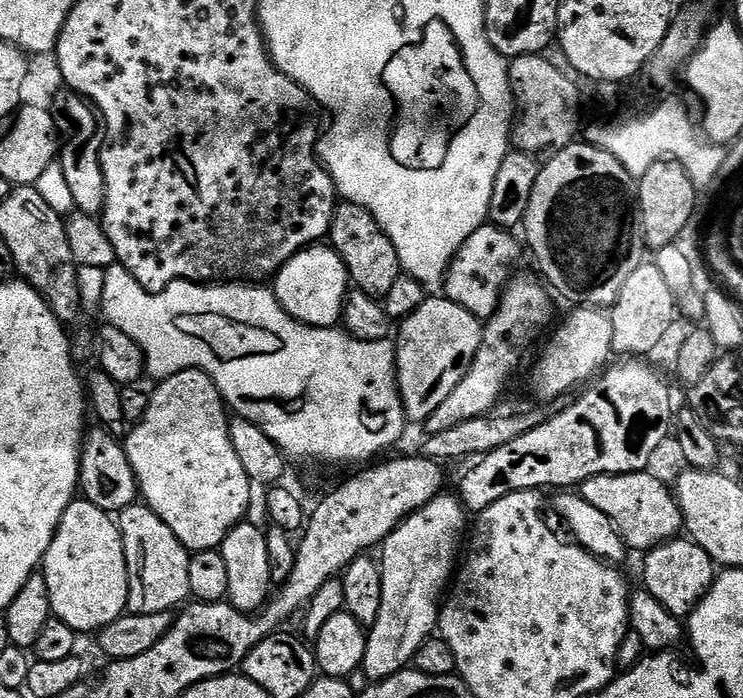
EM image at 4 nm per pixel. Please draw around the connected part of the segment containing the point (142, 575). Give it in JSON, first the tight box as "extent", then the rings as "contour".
{"extent":[118,502,190,614],"contour":[[[143,502],[121,510],[118,523],[128,567],[128,612],[158,614],[179,609],[190,596],[190,553],[184,543]]]}

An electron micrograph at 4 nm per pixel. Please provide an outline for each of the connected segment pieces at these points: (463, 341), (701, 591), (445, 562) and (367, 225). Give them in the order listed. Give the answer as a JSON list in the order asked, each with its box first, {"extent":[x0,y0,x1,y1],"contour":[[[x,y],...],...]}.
[{"extent":[394,298,482,422],"contour":[[[425,298],[416,310],[399,321],[400,333],[394,336],[396,385],[409,421],[426,422],[430,414],[450,398],[454,386],[480,349],[482,324],[478,317],[447,298],[439,299]]]},{"extent":[643,538,714,618],"contour":[[[673,538],[651,549],[645,555],[643,587],[672,614],[686,618],[691,615],[696,604],[708,592],[713,582],[708,576],[708,568],[714,562],[694,540],[690,538],[680,539]]]},{"extent":[362,495,466,681],"contour":[[[448,495],[436,496],[416,512],[411,512],[384,539],[384,557],[378,560],[382,574],[382,610],[378,610],[378,618],[367,629],[366,658],[362,669],[369,681],[385,680],[405,671],[415,661],[416,652],[437,631],[442,597],[458,564],[456,547],[459,544],[461,547],[460,531],[466,517],[464,505],[455,495]]]},{"extent":[330,202,402,298],"contour":[[[347,202],[337,203],[336,213],[332,219],[330,244],[345,263],[351,283],[368,296],[383,298],[390,291],[390,285],[402,275],[398,250],[394,250],[394,242],[386,238],[382,226],[378,226],[370,210],[362,206]]]}]

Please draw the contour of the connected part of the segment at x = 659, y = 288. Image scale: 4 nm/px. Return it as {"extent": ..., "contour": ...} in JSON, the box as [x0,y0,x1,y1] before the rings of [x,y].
{"extent":[609,262,678,358],"contour":[[[654,262],[640,264],[639,268],[626,278],[626,283],[622,286],[618,299],[611,305],[609,311],[613,353],[618,356],[622,354],[621,356],[640,358],[654,351],[674,324],[676,300],[678,300],[677,295],[670,290],[670,286],[666,283],[666,278],[662,277],[662,272],[658,270],[656,264]]]}

